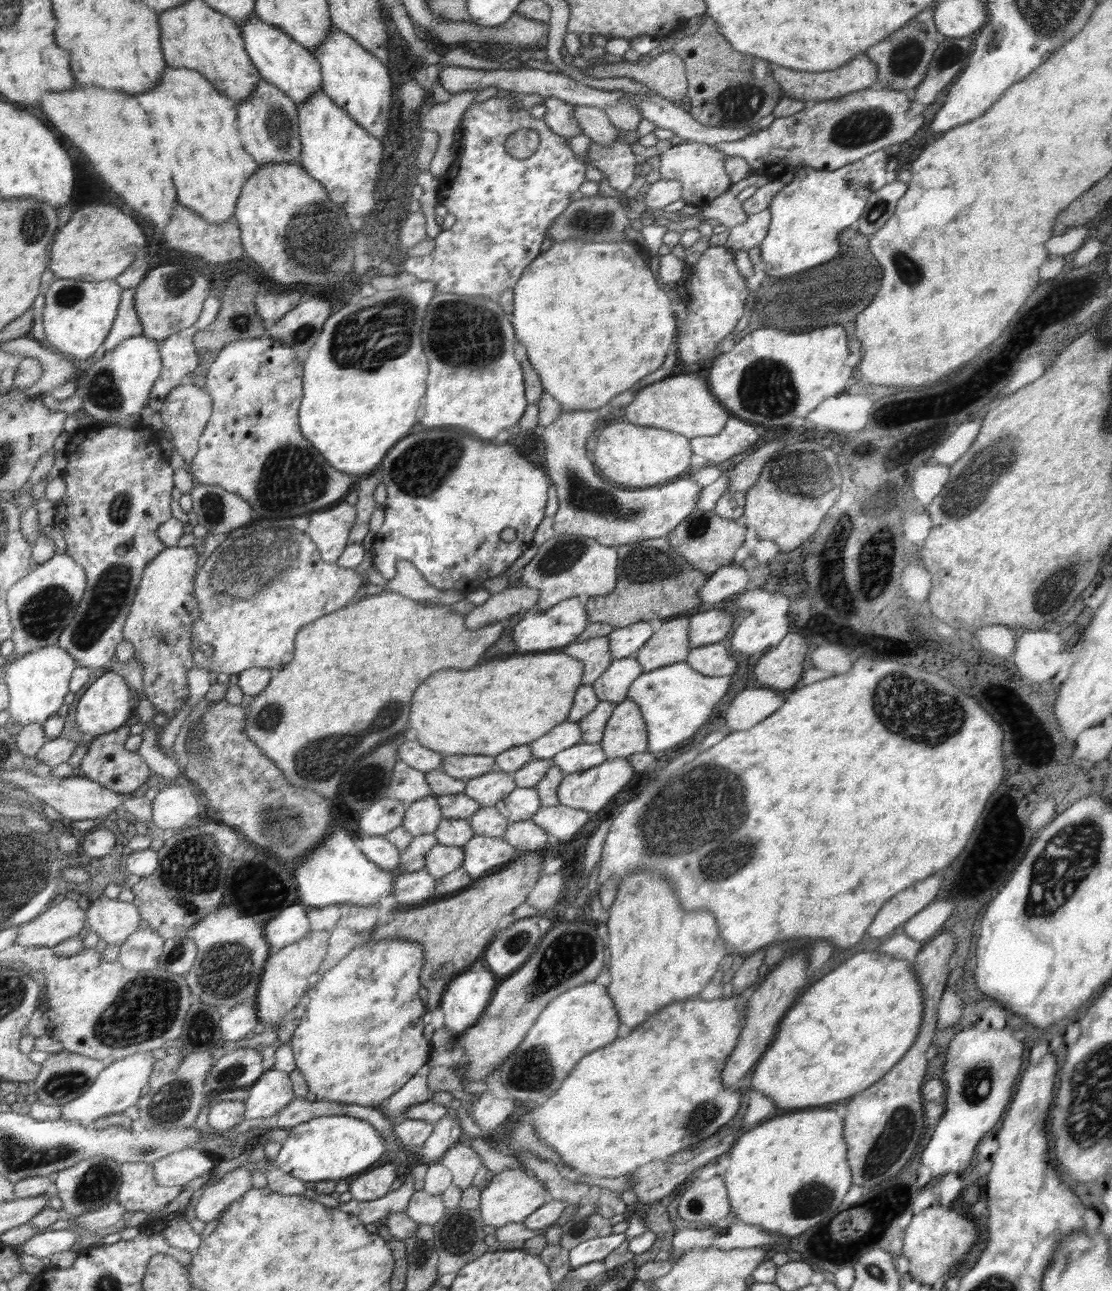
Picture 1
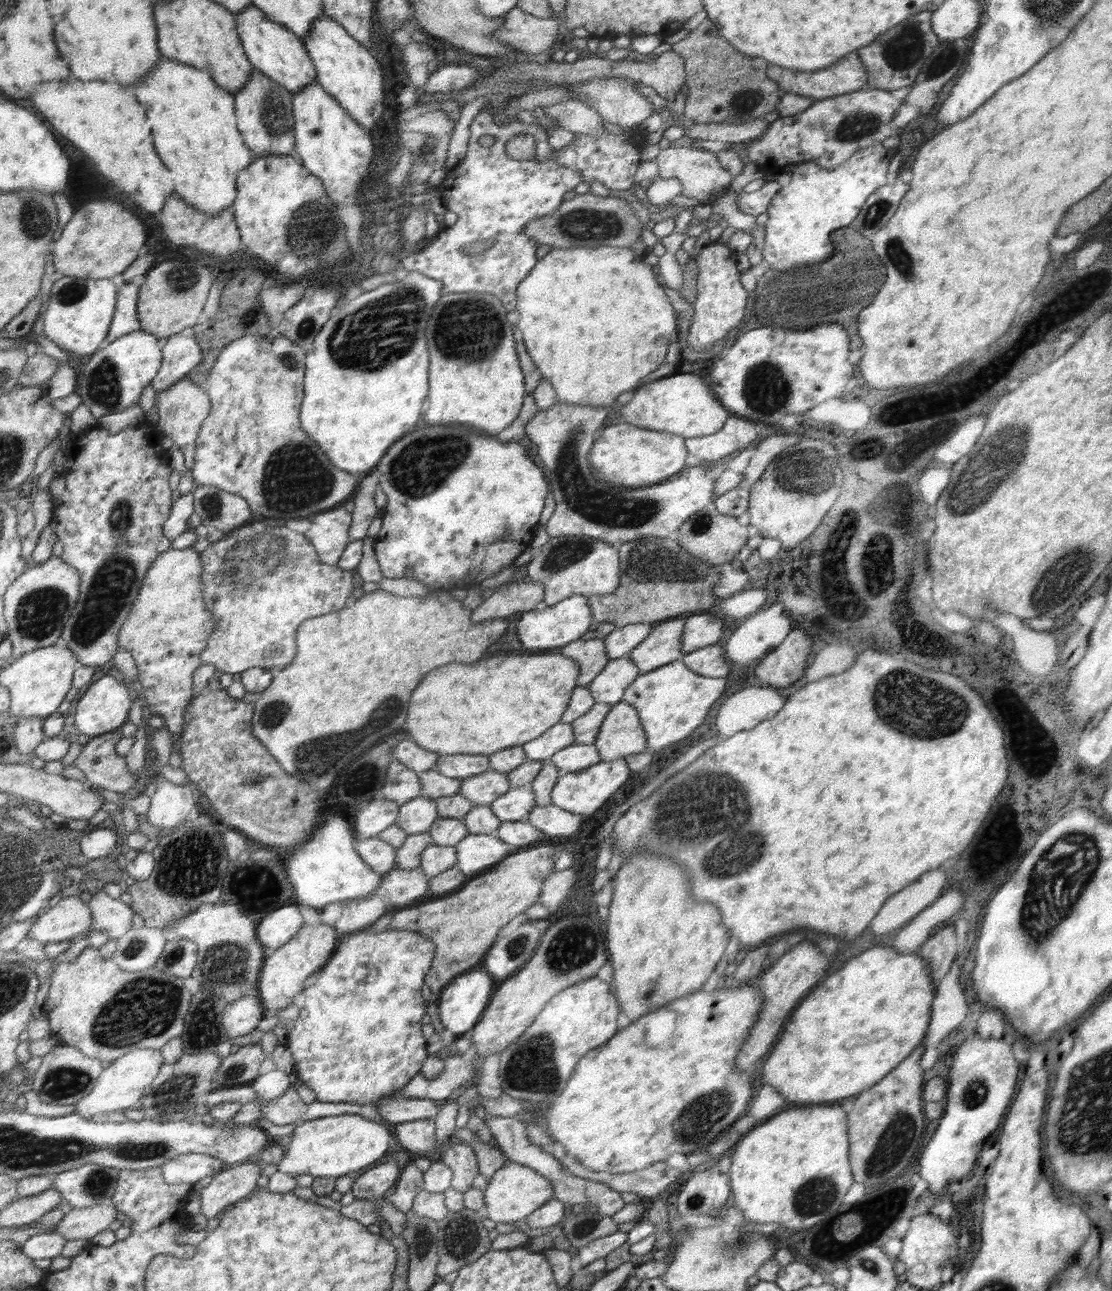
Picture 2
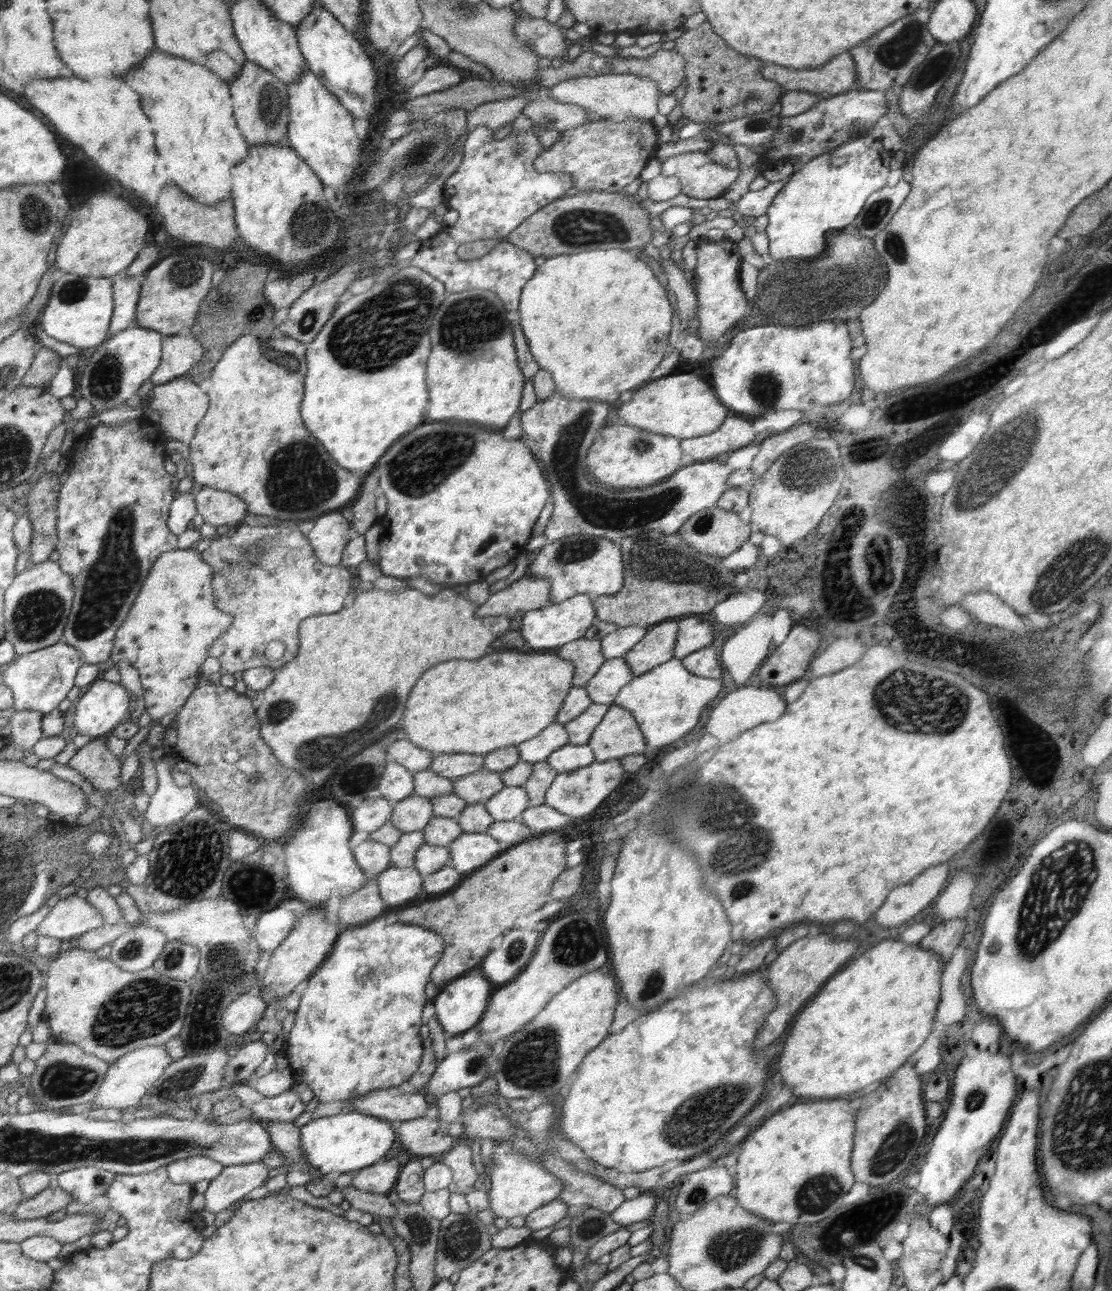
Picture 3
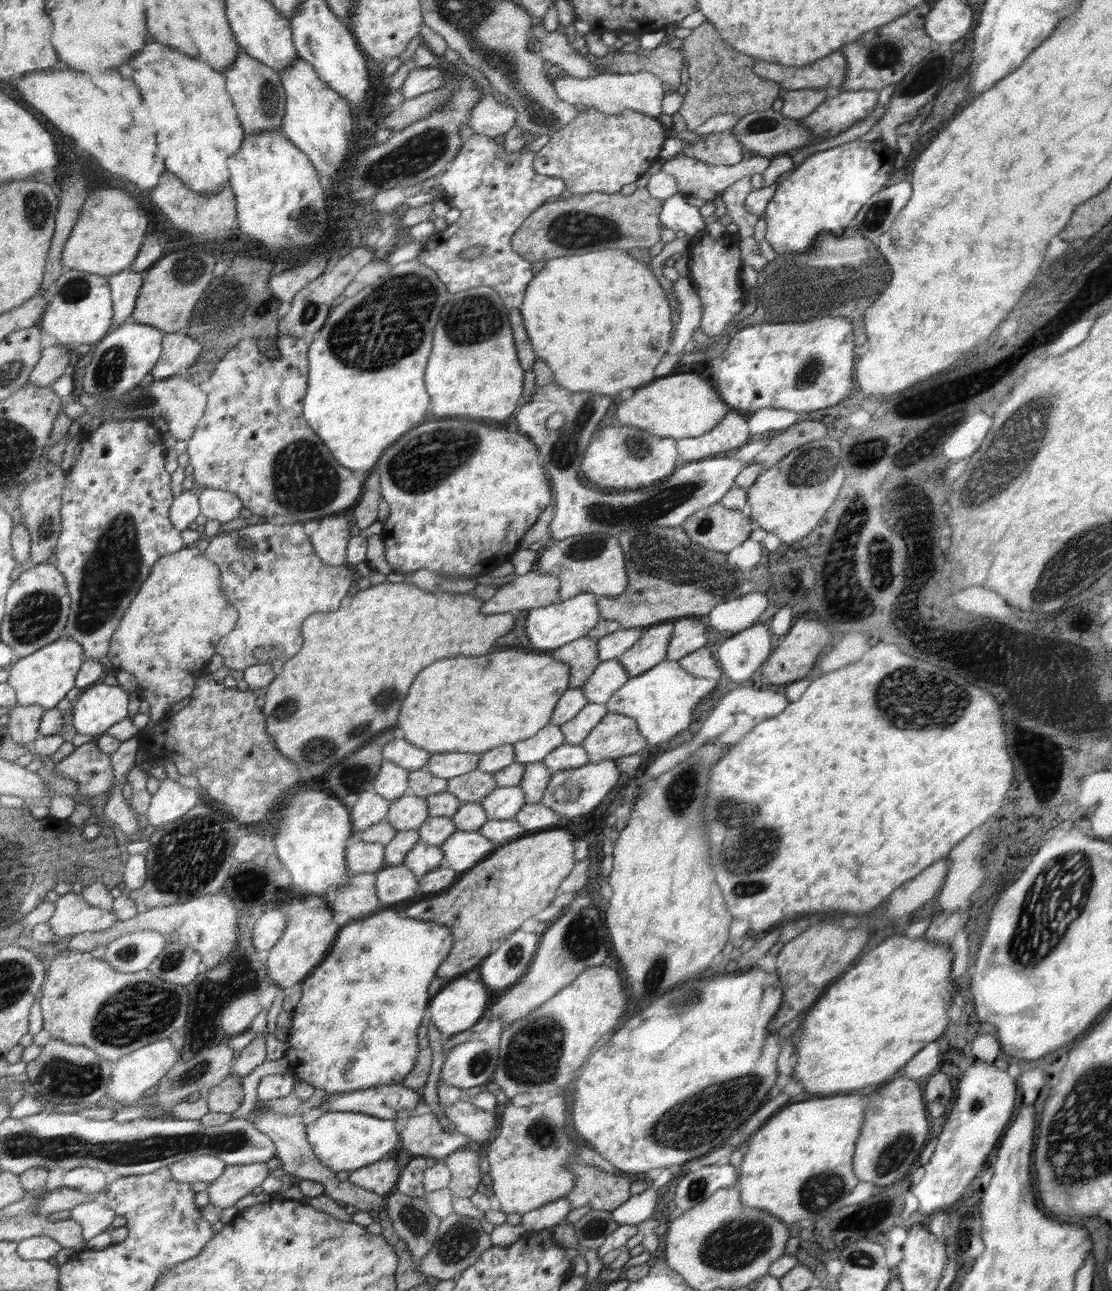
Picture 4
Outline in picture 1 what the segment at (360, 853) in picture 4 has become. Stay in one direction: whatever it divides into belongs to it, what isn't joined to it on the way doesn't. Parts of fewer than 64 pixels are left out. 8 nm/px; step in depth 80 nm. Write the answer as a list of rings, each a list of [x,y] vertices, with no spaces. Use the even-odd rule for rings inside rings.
[[[384,835],[360,836],[358,844],[360,850],[376,866],[383,867],[384,870],[399,871],[400,850]]]

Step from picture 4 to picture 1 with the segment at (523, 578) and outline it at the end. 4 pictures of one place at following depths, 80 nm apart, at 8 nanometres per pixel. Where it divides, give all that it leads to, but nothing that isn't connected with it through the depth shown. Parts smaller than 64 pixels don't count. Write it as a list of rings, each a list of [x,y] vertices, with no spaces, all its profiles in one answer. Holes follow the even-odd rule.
[[[528,585],[508,586],[466,614],[466,626],[468,630],[479,630],[498,621],[505,622],[515,614],[525,614],[538,604],[539,596],[540,591]]]

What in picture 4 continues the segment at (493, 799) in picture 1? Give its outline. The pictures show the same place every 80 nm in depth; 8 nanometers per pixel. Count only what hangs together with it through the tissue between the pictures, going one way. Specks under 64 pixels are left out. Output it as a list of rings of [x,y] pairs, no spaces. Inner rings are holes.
[[[477,769],[449,778],[446,784],[445,790],[464,803],[480,803],[498,787],[492,773]]]

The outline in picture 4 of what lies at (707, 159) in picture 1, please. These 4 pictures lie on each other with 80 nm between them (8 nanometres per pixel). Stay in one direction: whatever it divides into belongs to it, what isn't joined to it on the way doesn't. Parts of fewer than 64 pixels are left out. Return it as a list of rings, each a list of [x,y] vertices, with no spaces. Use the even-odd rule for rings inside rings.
[[[755,155],[738,164],[726,166],[712,165],[689,156],[681,156],[662,161],[661,170],[675,177],[680,193],[696,196],[696,192],[712,192],[704,196],[704,199],[707,199],[712,198],[714,194],[721,196],[728,186],[732,186],[744,176],[764,172],[771,159],[772,157]]]

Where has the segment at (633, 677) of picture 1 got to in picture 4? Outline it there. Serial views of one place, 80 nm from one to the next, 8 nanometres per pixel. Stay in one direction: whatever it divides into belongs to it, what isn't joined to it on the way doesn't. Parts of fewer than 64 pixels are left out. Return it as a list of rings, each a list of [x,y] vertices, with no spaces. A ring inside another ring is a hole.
[[[612,659],[601,662],[581,689],[589,703],[605,704],[629,680],[626,667],[619,659]]]

